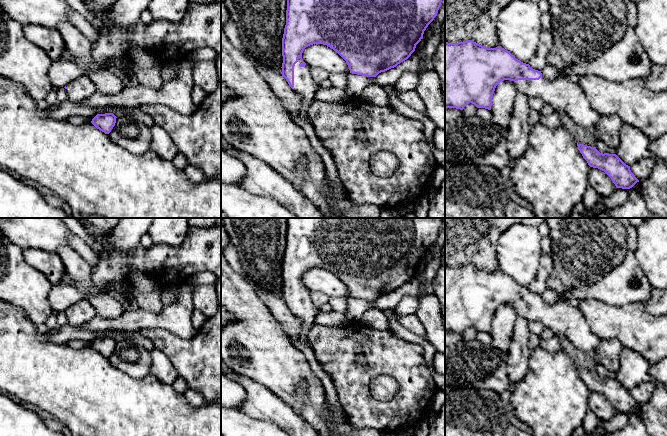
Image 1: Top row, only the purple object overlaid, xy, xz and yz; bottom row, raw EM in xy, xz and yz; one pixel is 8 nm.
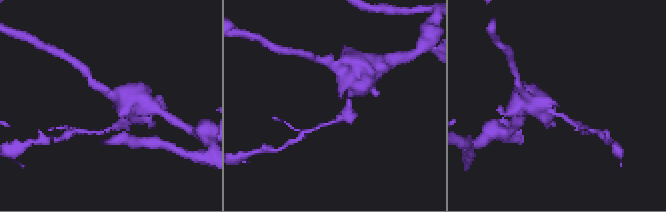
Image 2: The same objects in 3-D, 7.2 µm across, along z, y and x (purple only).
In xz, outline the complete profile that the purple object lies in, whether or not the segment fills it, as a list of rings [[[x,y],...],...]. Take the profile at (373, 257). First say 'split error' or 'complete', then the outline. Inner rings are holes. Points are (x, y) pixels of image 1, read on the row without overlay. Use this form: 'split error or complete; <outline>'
split error; [[[287,218],[286,249],[282,262],[282,300],[302,323],[299,341],[309,346],[308,332],[315,324],[319,309],[311,300],[311,291],[302,283],[304,273],[313,268],[329,270],[347,287],[350,297],[376,301],[407,284],[423,263],[428,249],[437,240],[445,218]]]

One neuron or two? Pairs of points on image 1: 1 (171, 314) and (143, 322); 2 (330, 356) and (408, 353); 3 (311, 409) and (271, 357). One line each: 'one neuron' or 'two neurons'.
1: one neuron
2: one neuron
3: one neuron

